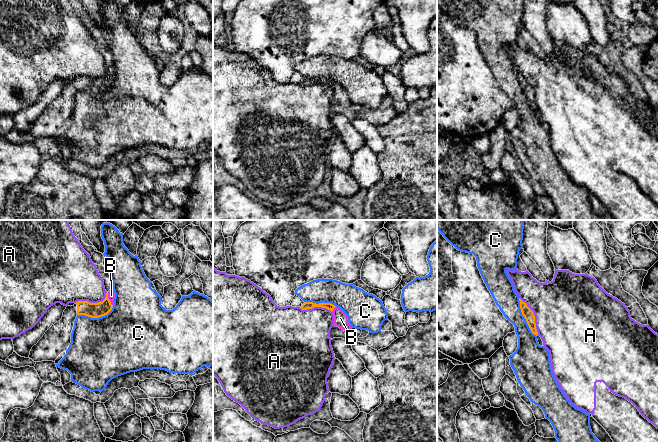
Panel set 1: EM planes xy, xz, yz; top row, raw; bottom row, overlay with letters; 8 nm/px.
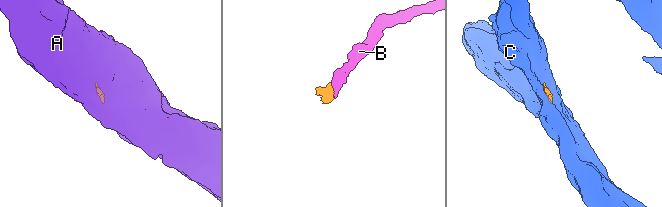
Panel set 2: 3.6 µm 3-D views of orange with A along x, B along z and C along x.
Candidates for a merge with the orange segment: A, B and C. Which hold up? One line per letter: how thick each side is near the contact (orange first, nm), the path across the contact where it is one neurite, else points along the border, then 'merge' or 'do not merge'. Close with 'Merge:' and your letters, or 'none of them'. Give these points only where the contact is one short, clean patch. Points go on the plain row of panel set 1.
A: 90 nm thick on the orange side, 480 nm on the other; border along yz (519, 73), (532, 87), (535, 104), (538, 109); do not merge
B: 130 nm thick on the orange side, 60 nm on the other; runs through xy (94, 86), (98, 86), (108, 75), (111, 71); merge
C: 130 nm thick on the orange side, 480 nm on the other; border along xy (113, 81), (106, 90), (98, 93), (77, 91); do not merge
Merge: B

